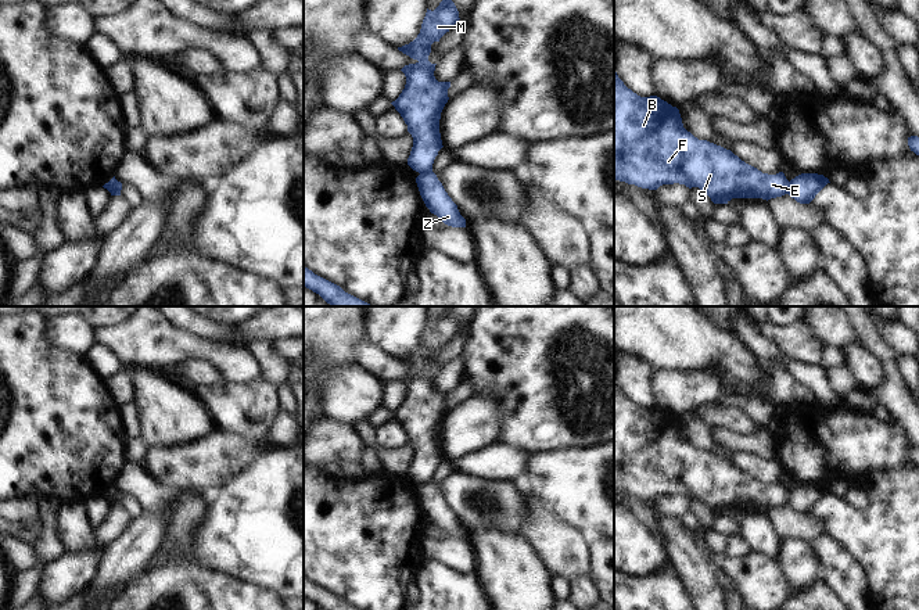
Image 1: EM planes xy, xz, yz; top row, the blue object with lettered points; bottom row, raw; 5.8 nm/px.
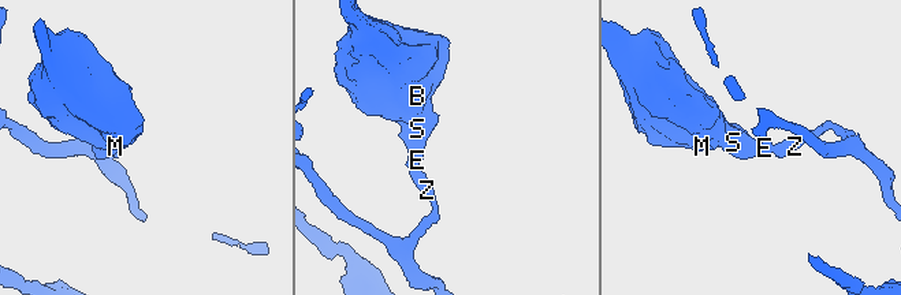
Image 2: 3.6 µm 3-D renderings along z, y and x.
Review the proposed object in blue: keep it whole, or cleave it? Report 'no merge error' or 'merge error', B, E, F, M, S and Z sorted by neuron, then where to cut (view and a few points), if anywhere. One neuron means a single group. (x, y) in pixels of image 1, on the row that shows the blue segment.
merge error; B E F M S / Z; cut in xz along (431, 169), (420, 173)

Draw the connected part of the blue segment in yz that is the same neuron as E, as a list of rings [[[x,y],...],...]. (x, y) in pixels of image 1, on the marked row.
[[[614,68],[614,179],[642,189],[657,190],[663,184],[699,187],[714,204],[732,198],[782,197],[789,191],[783,172],[762,173],[730,150],[699,140],[683,128],[679,110],[657,96],[640,97],[628,89]]]

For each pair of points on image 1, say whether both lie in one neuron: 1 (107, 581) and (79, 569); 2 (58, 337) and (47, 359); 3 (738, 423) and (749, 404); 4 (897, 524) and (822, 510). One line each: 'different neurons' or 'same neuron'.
1: different neurons
2: different neurons
3: different neurons
4: same neuron

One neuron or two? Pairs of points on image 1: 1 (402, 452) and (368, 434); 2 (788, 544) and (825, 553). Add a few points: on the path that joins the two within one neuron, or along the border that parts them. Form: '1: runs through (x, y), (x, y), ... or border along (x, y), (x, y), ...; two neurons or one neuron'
1: runs through (392, 455), (384, 455), (373, 444); one neuron
2: border along (808, 544), (822, 574); two neurons

